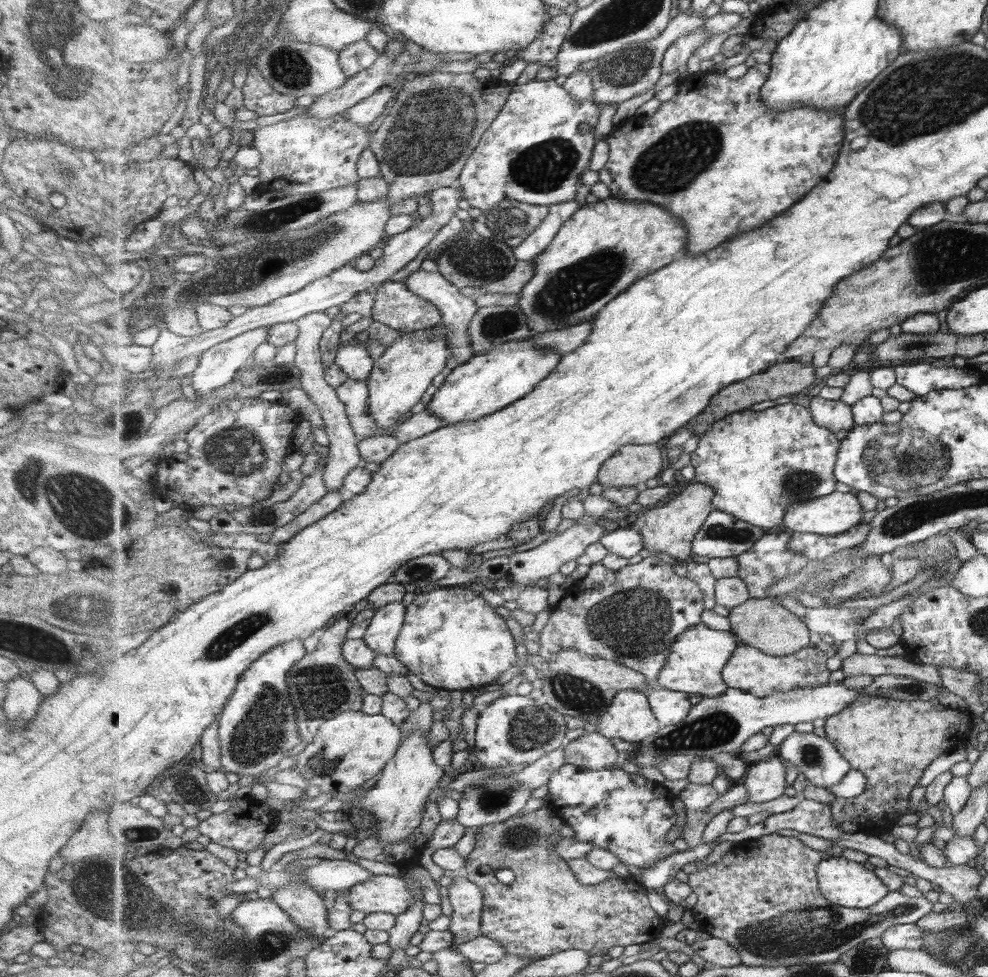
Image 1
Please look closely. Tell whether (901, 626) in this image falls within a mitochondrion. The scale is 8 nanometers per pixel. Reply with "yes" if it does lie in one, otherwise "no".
no

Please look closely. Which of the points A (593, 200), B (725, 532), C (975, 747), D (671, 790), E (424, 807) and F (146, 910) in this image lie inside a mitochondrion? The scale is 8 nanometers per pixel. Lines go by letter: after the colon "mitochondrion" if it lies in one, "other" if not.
A: other
B: mitochondrion
C: other
D: other
E: other
F: mitochondrion

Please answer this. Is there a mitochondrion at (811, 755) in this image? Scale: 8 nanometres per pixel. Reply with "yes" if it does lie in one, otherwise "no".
yes

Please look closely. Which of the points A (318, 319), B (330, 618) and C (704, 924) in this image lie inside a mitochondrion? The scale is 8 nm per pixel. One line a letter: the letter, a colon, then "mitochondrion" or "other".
A: other
B: other
C: other

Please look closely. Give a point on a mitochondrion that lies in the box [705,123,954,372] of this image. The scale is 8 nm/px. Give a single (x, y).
(915, 342)

